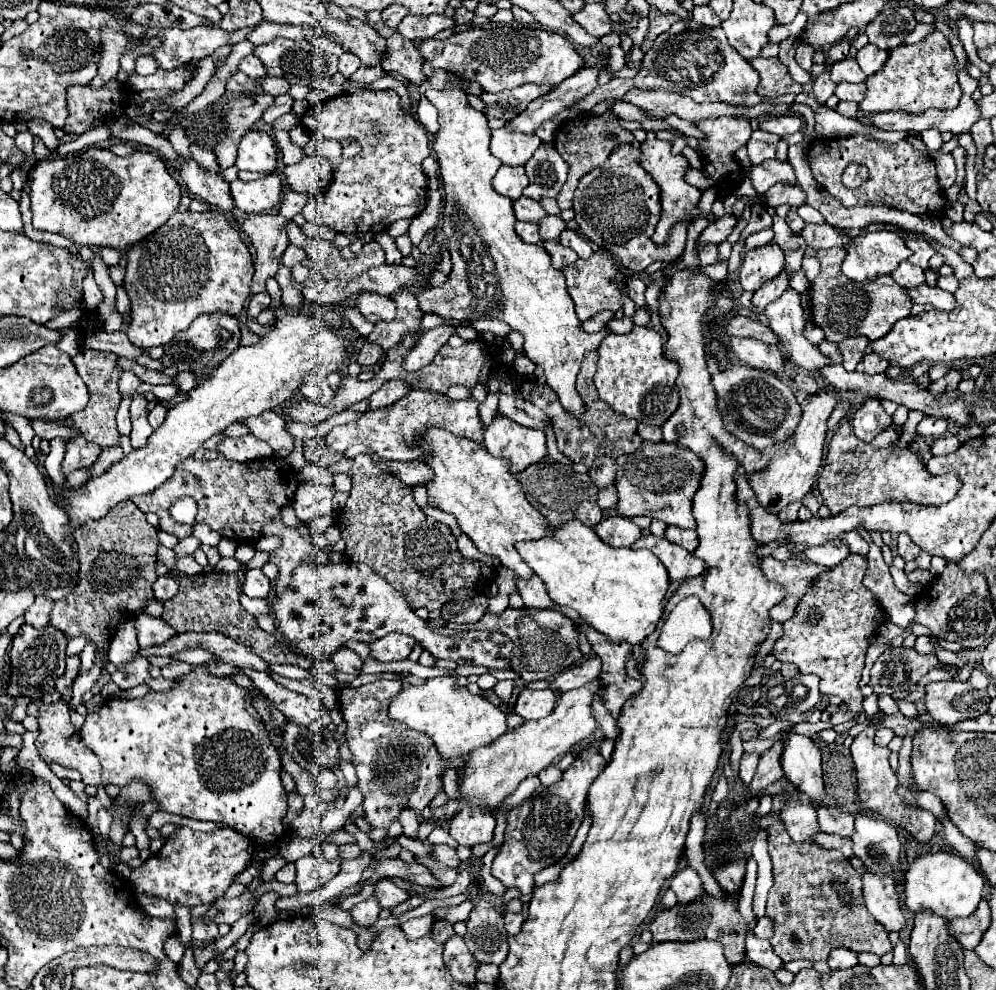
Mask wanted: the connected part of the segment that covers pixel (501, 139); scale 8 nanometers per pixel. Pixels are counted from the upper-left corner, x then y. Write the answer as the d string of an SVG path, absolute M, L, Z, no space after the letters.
M499 128L491 132L491 152L507 166L523 166L541 140L535 134L519 134L517 130Z

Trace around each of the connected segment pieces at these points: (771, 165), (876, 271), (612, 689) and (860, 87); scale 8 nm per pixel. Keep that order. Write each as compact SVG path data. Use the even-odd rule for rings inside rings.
M765 160L763 164L753 166L749 178L753 180L753 186L755 186L755 190L759 194L765 194L777 182L781 182L781 184L797 184L793 166L789 162L779 162L779 160Z
M891 230L855 236L843 248L847 250L847 256L841 270L855 282L867 282L881 274L891 274L903 260L911 256L905 240Z
M584 622L580 624L580 629L585 632L593 652L603 660L601 680L605 686L605 708L613 718L617 718L623 704L641 690L641 682L629 678L625 672L625 660L631 654L631 646L627 642L609 642L605 634L597 634L597 630Z
M841 82L841 84L837 84L835 96L837 96L839 100L861 102L863 96L865 96L865 84L847 84L847 82Z

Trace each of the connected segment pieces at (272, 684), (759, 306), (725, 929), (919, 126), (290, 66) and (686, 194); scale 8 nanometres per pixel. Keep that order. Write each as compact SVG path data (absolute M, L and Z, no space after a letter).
M241 670L241 674L249 676L255 686L269 698L275 702L275 706L293 722L309 726L313 721L320 721L323 727L331 723L330 710L323 704L320 693L315 696L307 696L307 694L297 694L297 692L289 692L287 688L283 688L281 684L277 684L269 674L265 672L255 672L255 670Z
M783 270L777 278L773 278L773 282L765 282L765 286L761 286L753 294L753 312L763 314L765 306L777 300L777 296L781 296L787 290L787 286L789 286L789 270Z
M705 892L695 902L689 904L675 904L673 908L663 910L653 922L651 922L651 932L653 932L653 942L693 942L693 940L717 940L723 944L723 954L731 964L741 964L745 960L745 934L749 924L739 912L739 894L731 896L725 894L723 898L715 898Z
M963 68L959 72L963 76L963 98L953 110L925 110L921 114L905 114L905 112L885 112L885 114L867 114L873 124L881 130L905 130L917 132L923 130L939 130L939 132L969 132L969 128L979 120L977 102L971 98L975 92L975 80Z
M277 38L277 40L273 40L273 42L255 46L253 54L261 58L261 62L263 62L265 70L267 70L267 76L285 78L289 84L311 86L315 80L333 76L333 74L337 72L337 56L327 56L327 54L319 52L319 50L313 48L311 42L307 42L307 40L295 42L295 40L287 40L287 38Z
M647 132L647 138L645 138L645 142L641 144L639 164L651 174L651 178L657 182L657 186L659 186L659 190L661 190L661 208L663 208L663 210L661 210L661 220L659 220L659 224L657 224L653 236L651 236L657 246L667 244L667 238L669 238L669 234L671 234L673 224L677 224L677 222L681 222L681 220L693 222L697 216L703 216L703 218L707 218L709 222L715 222L715 214L713 214L713 212L701 212L699 206L697 206L697 204L699 204L699 198L701 198L701 190L685 182L685 174L687 174L687 170L691 168L691 166L689 166L689 160L687 160L681 152L679 152L679 154L673 154L673 152L671 152L671 144L659 140L659 138L655 136L655 132Z

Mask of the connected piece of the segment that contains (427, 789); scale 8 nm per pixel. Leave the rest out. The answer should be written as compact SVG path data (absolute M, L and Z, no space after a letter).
M377 680L373 684L365 684L361 688L345 688L339 692L339 710L345 716L347 722L347 744L353 752L353 766L357 770L357 788L363 794L363 814L365 820L375 828L389 828L393 820L399 818L399 812L403 808L413 808L415 812L423 812L425 806L431 804L431 800L443 790L443 774L447 768L459 768L465 758L455 760L443 760L437 754L437 748L433 746L433 740L393 718L389 718L387 708L391 698L401 690L401 680Z

